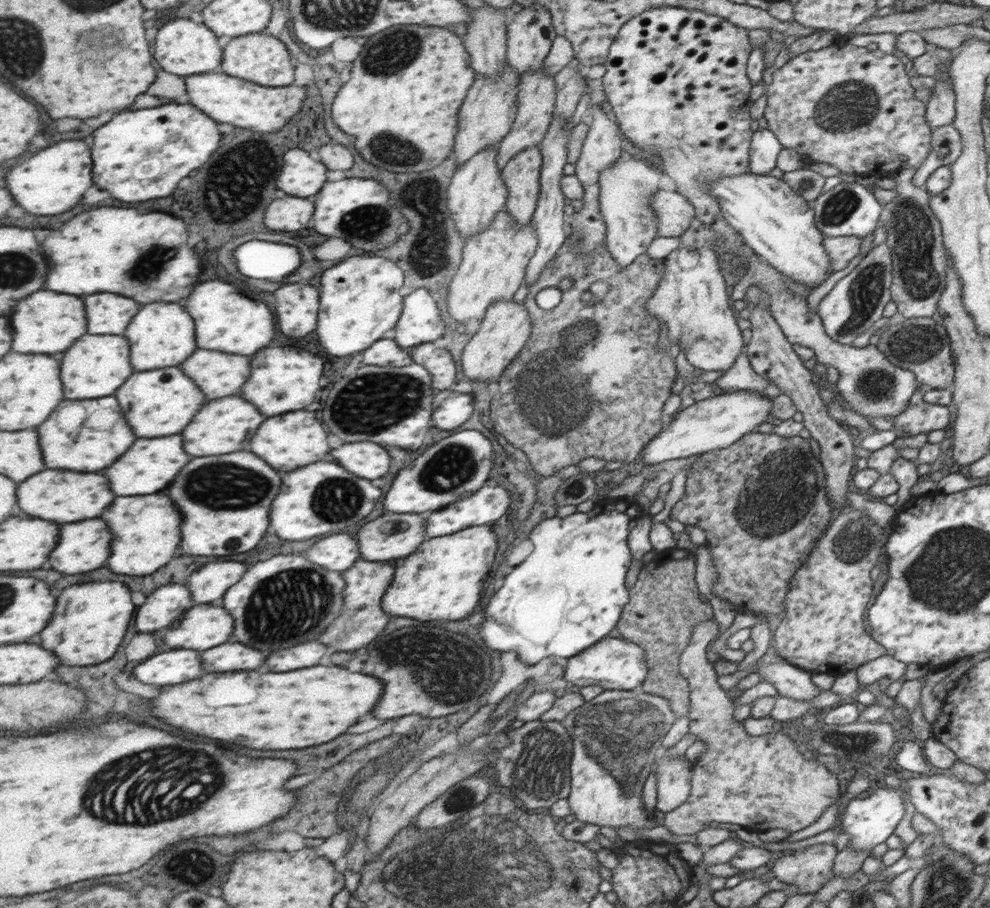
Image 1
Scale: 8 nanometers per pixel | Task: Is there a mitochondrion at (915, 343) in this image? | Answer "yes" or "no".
yes

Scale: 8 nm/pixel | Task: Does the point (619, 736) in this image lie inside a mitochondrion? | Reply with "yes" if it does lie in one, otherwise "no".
yes

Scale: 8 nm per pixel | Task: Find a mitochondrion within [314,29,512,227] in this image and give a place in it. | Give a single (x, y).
(386, 147)

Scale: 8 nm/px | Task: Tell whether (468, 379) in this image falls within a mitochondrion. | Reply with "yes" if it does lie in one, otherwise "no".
no

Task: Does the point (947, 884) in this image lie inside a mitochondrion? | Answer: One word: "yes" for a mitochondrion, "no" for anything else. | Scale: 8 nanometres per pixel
yes

